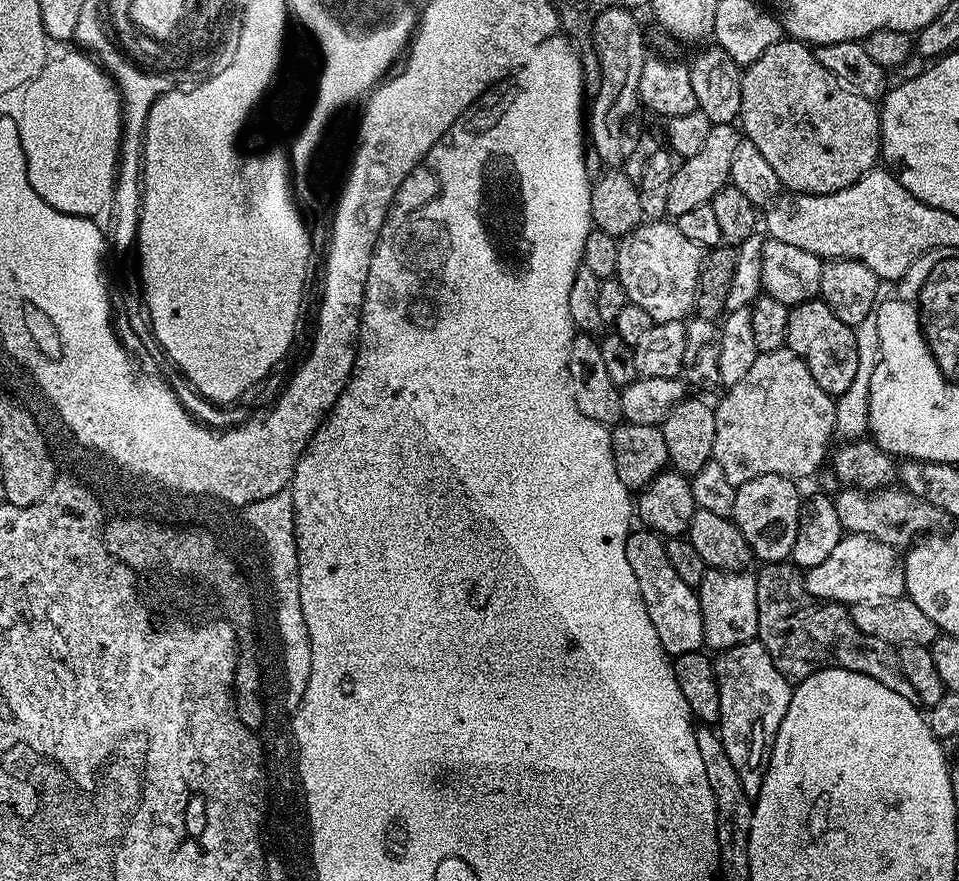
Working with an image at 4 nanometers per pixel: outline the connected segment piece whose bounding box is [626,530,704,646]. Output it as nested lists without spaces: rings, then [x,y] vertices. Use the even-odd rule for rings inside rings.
[[[633,530],[629,532],[626,542],[626,562],[630,562],[630,570],[634,570],[634,578],[638,578],[642,602],[646,602],[650,622],[654,622],[654,630],[660,641],[666,646],[703,645],[702,610],[697,589],[678,578],[674,566],[670,566],[670,558],[664,546],[665,541],[657,533],[651,530]]]

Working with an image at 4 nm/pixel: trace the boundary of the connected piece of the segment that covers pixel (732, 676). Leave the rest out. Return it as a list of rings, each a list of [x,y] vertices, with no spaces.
[[[759,639],[747,640],[733,648],[723,649],[717,656],[720,657],[715,657],[714,667],[720,707],[718,735],[742,782],[742,790],[748,797],[755,798],[768,769],[768,759],[772,757],[772,743],[778,734],[778,726],[782,726],[782,718],[786,718],[786,706],[790,706],[793,685],[778,670],[778,666],[774,666],[774,658],[770,658],[766,646],[762,646]]]

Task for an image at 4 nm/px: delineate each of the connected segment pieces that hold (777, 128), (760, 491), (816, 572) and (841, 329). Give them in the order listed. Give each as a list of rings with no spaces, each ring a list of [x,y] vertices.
[[[782,38],[743,69],[740,89],[739,127],[747,140],[758,146],[788,192],[830,194],[858,182],[877,167],[877,105],[841,84],[821,66],[809,45]]]
[[[762,474],[758,478],[750,478],[750,482],[736,489],[730,519],[741,531],[751,555],[764,564],[779,564],[792,555],[802,503],[796,484],[797,481],[790,476]]]
[[[857,532],[841,535],[838,546],[818,566],[803,573],[804,591],[820,602],[835,602],[845,606],[856,603],[878,603],[880,600],[902,596],[896,588],[896,571],[902,567],[897,549],[886,542],[878,542]]]
[[[817,298],[791,305],[784,338],[786,347],[798,354],[810,374],[814,374],[814,382],[818,382],[818,386],[822,386],[822,390],[829,392],[833,398],[847,390],[858,375],[858,358],[862,354],[856,347],[856,333],[839,320],[824,300]]]

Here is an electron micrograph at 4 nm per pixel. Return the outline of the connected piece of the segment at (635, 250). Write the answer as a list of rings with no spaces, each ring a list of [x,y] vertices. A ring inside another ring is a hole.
[[[667,219],[642,222],[632,232],[619,237],[617,250],[615,279],[625,291],[627,303],[642,306],[658,324],[683,321],[695,309],[702,249],[684,237],[675,222]]]

